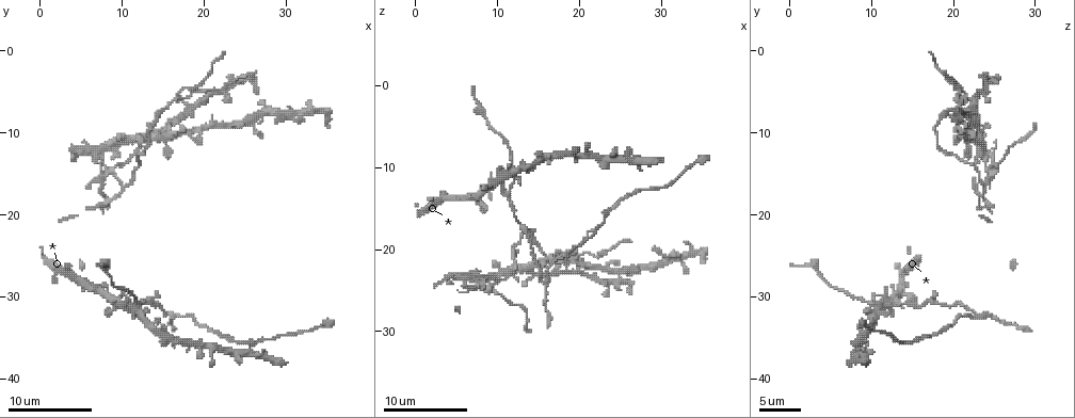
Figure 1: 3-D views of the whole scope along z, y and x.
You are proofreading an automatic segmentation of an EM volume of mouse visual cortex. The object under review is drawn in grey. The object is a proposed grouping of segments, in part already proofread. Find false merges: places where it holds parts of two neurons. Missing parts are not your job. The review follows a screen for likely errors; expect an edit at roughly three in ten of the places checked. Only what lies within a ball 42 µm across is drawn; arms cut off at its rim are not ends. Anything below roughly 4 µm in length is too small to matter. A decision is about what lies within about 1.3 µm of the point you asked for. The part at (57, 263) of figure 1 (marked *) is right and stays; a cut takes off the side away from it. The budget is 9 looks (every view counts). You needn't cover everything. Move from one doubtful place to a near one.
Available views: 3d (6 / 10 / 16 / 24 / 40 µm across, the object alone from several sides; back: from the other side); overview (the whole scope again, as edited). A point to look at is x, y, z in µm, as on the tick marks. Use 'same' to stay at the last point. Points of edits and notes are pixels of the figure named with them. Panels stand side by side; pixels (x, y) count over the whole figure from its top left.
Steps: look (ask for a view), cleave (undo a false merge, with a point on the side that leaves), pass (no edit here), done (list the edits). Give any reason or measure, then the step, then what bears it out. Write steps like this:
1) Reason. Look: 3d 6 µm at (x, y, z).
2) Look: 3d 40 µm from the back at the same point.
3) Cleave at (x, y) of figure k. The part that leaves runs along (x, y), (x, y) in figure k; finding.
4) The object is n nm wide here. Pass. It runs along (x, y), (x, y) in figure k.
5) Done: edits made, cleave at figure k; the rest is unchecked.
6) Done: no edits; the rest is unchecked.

Four-way junction. Look: 3d 16 µm at (14.2, 10.4, 22.6).

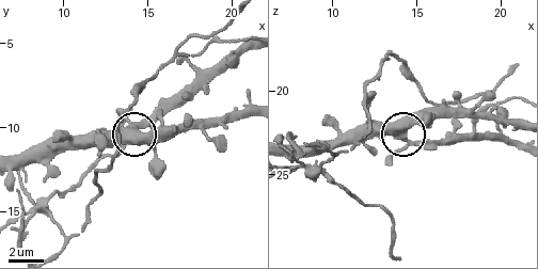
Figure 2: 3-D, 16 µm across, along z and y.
Closer look. Look: 3d 6 µm at (14.3, 10.2, 22.5).

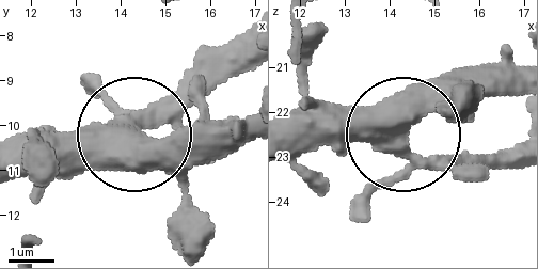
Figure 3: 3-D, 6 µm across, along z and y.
The object is 460 nm wide here. Pass. All the same neuron.

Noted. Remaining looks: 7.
Arms part here. Look: 3d 6 µm at (15.8, 32.0, 23.8).

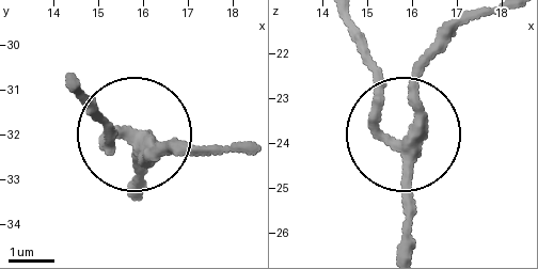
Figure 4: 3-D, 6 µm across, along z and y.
The object is 300 nm wide here. Pass. It runs along (345, 26), (372, 72), (376, 128), (407, 140), (407, 243) in figure 4; continuous, no second neuron.

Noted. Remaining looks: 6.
Thin arm on a thick one. Look: 3d 10 µm at (11.4, 31.2, 12.8).

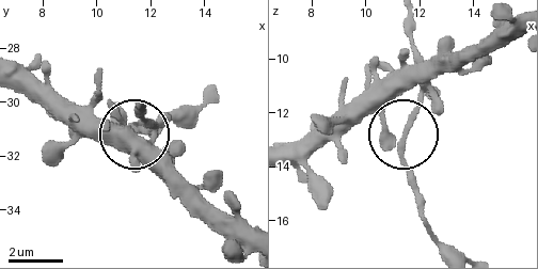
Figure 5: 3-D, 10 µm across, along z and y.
3 arms meet here. Pass. All the same neuron.

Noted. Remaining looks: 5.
Four or more arms meet. Look: 3d 10 µm at (8.6, 14.8, 24.8).

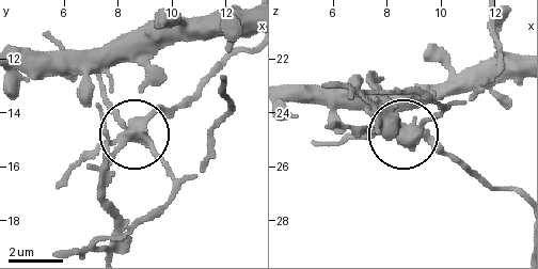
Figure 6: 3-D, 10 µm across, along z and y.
4 arms meet here. Cleave at (108, 103) of figure 6. A second neuron is stuck on.

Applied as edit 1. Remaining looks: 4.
Done: edits made, cleave at figure 6; the rest is unchecked.

